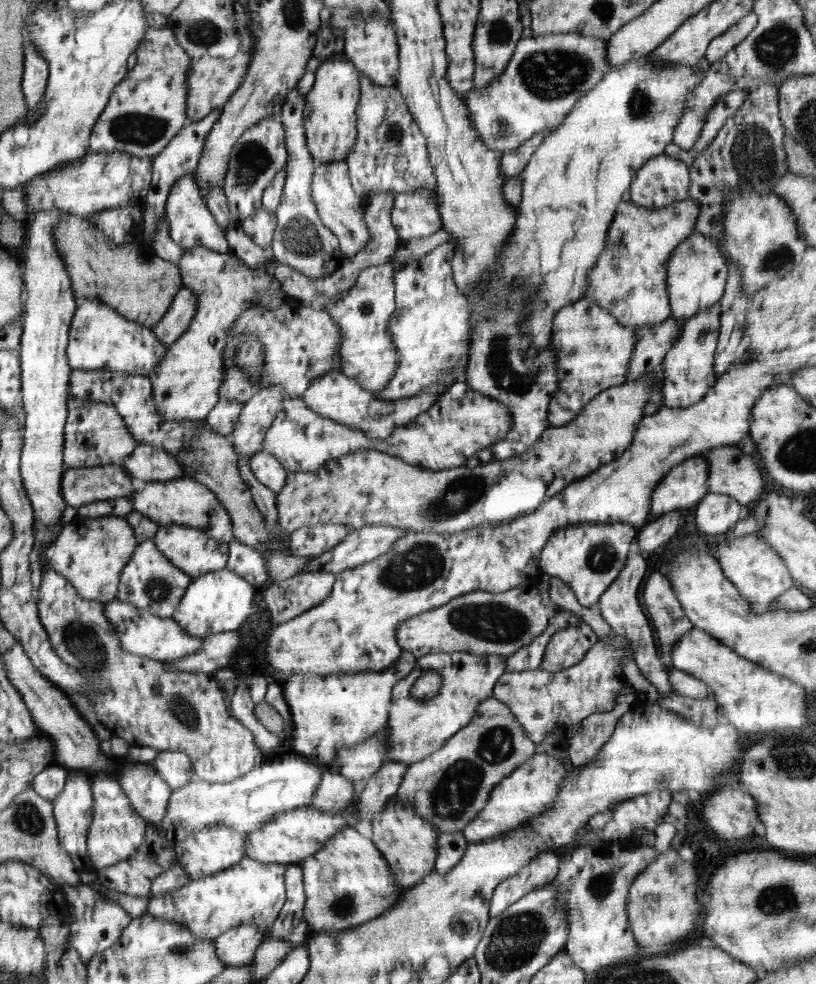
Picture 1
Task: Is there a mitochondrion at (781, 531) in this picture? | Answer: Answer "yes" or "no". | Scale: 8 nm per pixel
no

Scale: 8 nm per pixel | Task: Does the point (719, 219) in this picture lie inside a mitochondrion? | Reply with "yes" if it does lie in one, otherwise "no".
no

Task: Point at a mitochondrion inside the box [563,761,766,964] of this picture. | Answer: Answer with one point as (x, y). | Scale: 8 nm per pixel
(599, 886)

